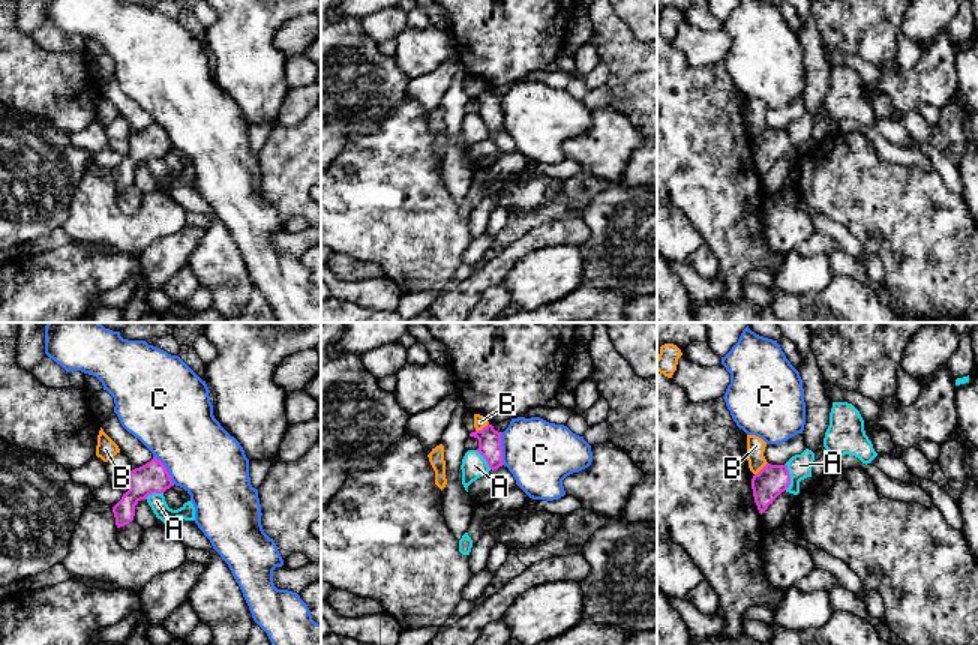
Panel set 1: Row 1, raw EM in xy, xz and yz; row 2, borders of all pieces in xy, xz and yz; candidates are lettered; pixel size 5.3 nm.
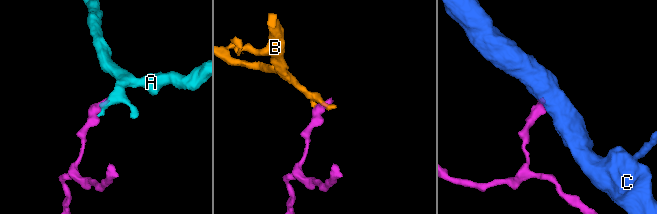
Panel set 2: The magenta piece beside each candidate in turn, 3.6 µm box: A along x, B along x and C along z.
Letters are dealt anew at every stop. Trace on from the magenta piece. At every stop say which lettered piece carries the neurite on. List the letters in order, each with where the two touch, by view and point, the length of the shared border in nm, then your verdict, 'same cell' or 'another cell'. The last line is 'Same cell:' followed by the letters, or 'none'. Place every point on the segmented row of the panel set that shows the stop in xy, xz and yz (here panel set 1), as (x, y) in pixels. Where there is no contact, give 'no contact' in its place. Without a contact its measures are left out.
A: contact yz (789, 477); length 140 nm; another cell
B: contact xz (483, 428); length 80 nm; another cell
C: contact xz (501, 449); length 180 nm; another cell
Same cell: none

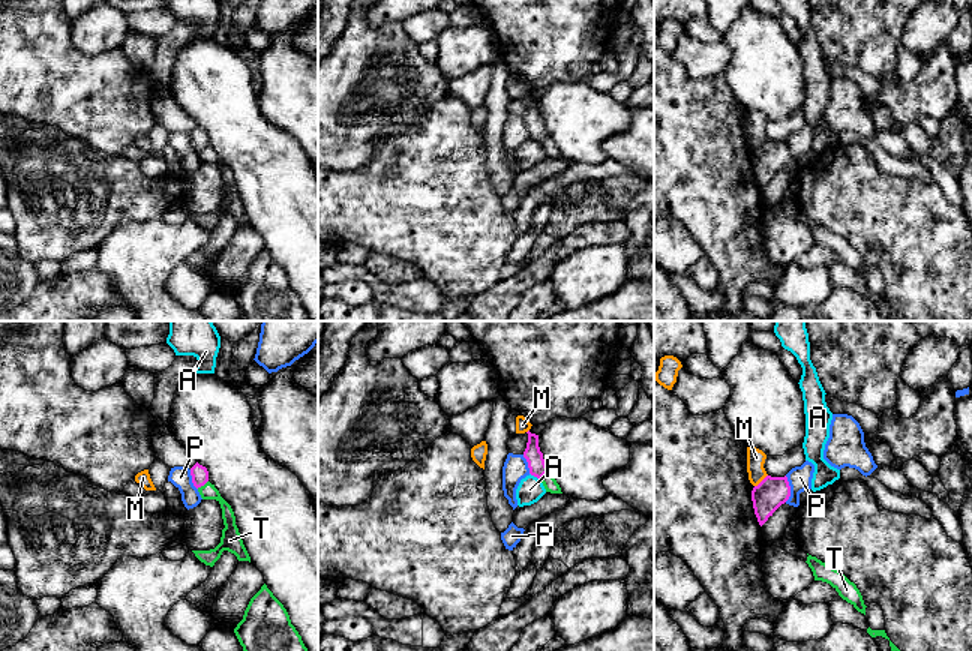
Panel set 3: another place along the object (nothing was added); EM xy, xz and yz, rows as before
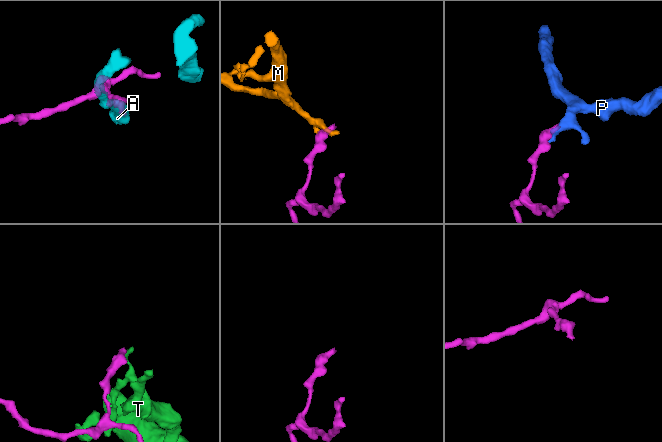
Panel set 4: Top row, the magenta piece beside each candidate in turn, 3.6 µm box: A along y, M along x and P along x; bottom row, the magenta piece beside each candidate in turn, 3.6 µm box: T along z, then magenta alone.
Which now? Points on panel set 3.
A: contact xz (534, 476); length 70 nm; another cell
M: contact yz (762, 480); length 100 nm; another cell
P: contact yz (789, 489); length 140 nm; another cell
T: contact xy (201, 485); length 80 nm; another cell
Same cell: none

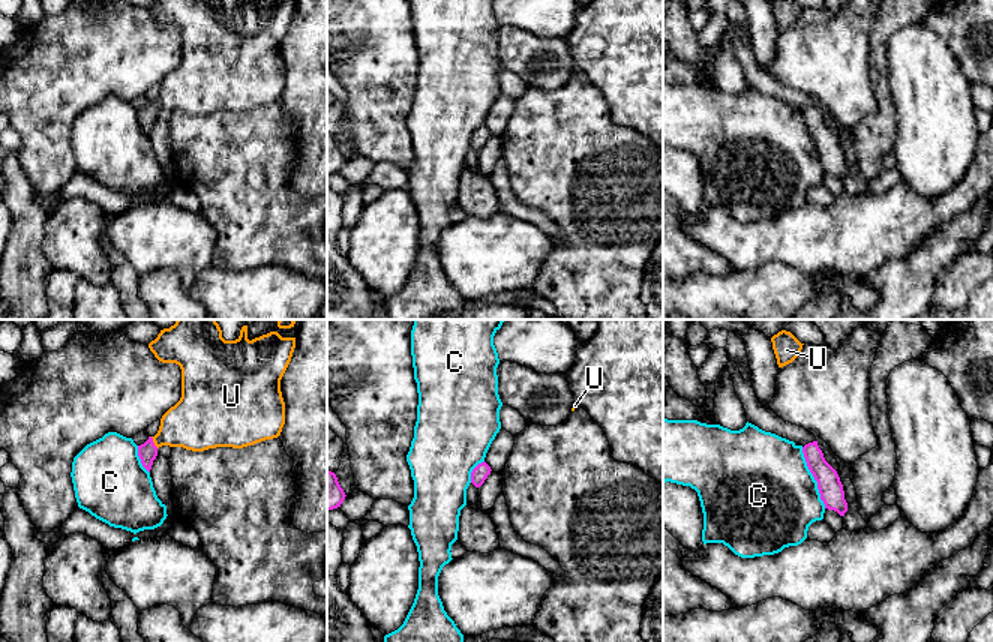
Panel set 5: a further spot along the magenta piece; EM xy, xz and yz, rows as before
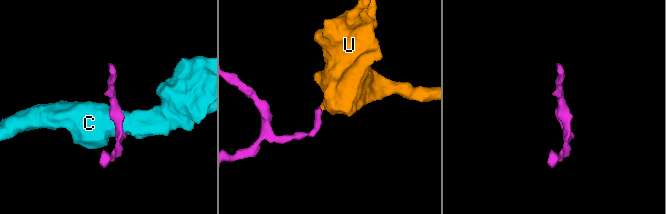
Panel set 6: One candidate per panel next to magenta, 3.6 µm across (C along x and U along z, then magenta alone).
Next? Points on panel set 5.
C: contact yz (813, 476); length 360 nm; another cell
U: contact xy (153, 443); length 80 nm; same cell
Same cell: U

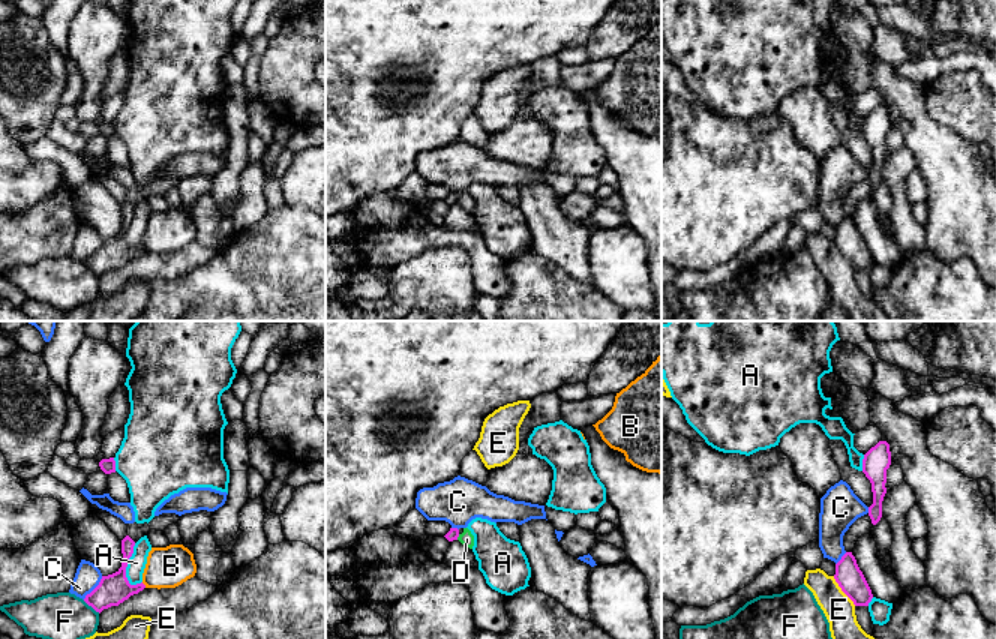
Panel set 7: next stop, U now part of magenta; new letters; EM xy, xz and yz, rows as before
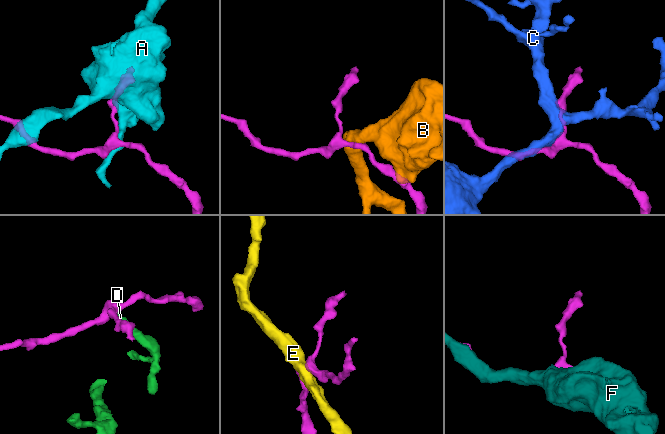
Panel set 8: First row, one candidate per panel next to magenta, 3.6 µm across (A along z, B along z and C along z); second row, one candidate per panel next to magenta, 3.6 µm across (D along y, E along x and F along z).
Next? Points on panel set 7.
A: contact xy (126, 564); length 240 nm; another cell
B: contact xy (144, 585); length 40 nm; another cell
C: contact xy (95, 588); length 170 nm; another cell
D: contact xz (458, 536); length 40 nm; another cell
E: contact yz (842, 590); length 200 nm; another cell
F: contact xy (92, 606); length 120 nm; another cell
Same cell: none

